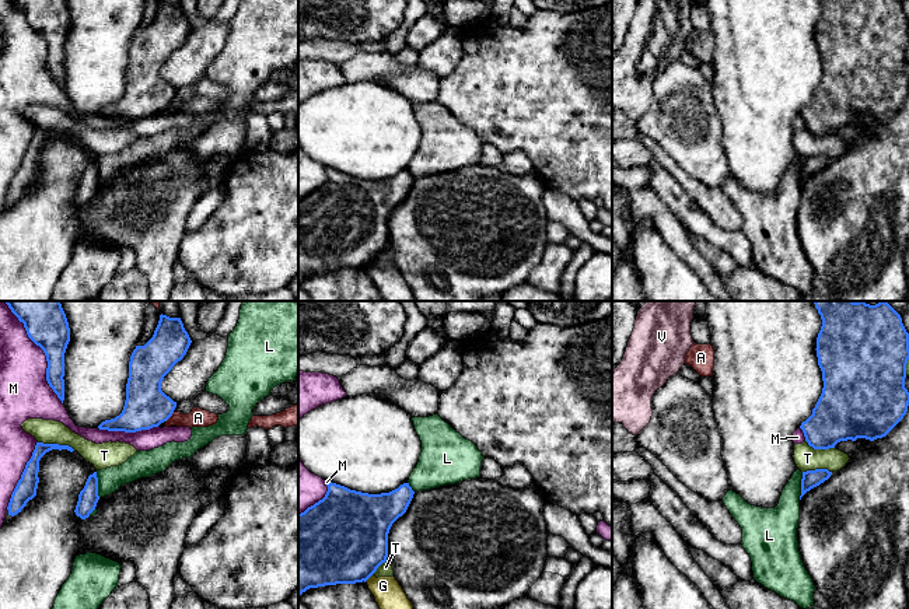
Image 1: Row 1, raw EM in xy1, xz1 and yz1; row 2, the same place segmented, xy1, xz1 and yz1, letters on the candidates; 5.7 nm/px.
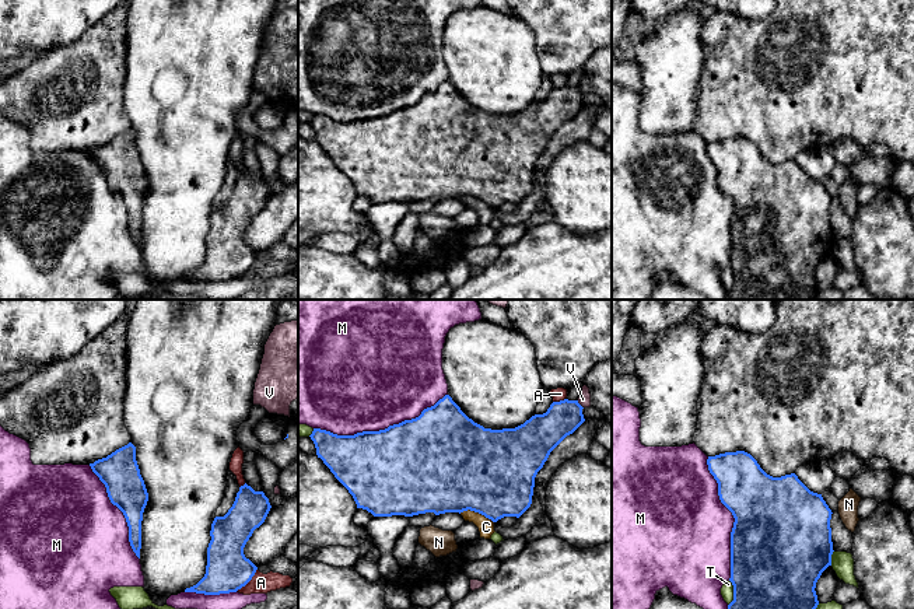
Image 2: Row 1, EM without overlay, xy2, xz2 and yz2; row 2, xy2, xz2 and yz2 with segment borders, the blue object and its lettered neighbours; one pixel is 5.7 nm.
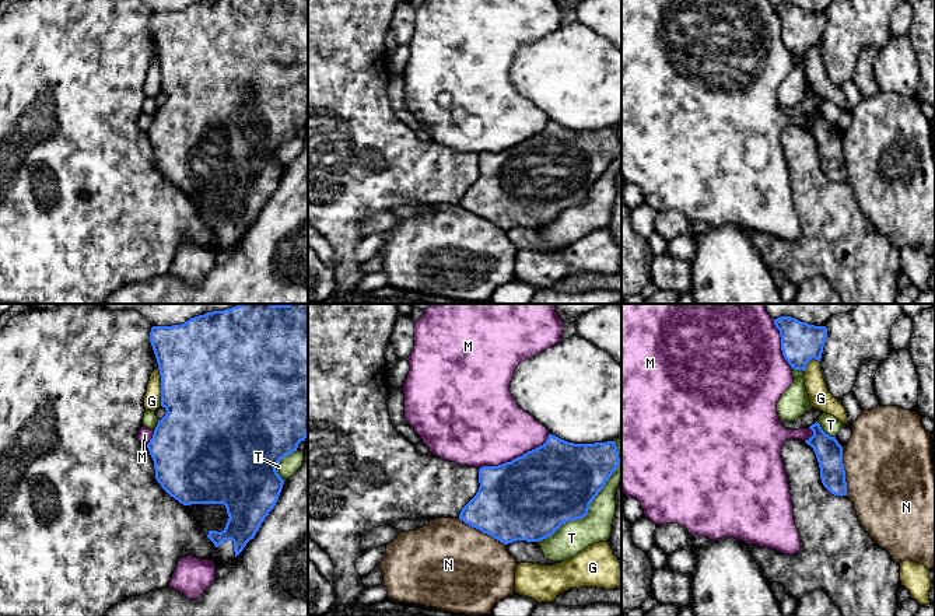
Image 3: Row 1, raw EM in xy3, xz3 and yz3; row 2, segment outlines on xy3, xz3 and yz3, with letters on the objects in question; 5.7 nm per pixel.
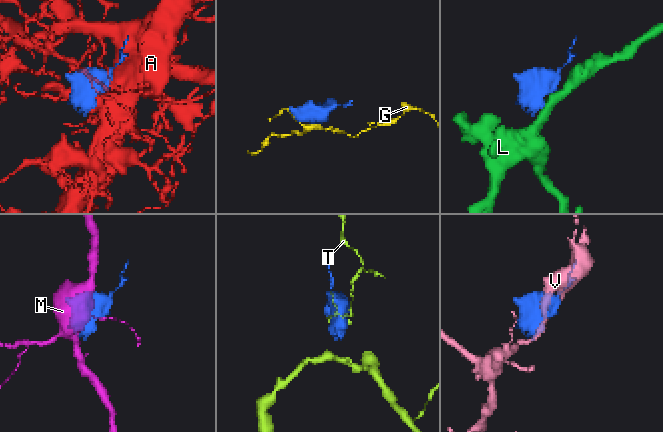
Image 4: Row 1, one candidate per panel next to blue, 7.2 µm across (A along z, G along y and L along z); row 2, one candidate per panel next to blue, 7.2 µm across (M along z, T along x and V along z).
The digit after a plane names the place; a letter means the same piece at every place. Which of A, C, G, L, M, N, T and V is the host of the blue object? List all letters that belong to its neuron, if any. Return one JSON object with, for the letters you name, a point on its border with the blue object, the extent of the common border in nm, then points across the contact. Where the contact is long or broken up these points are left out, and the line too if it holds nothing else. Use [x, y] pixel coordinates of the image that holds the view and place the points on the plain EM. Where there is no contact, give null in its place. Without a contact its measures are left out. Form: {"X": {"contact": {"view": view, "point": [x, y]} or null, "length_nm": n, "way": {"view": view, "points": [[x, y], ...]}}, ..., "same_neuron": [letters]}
{"same_neuron": []}

